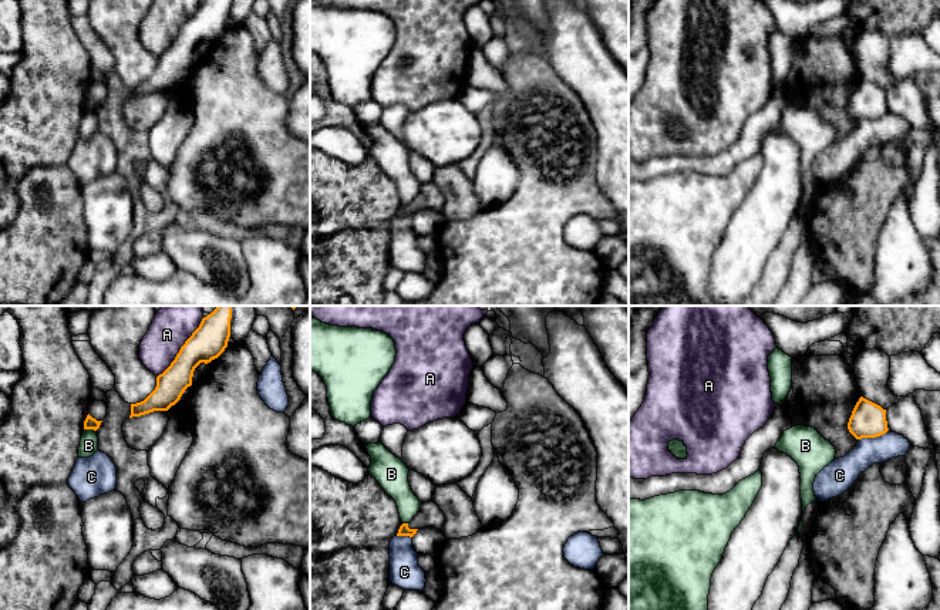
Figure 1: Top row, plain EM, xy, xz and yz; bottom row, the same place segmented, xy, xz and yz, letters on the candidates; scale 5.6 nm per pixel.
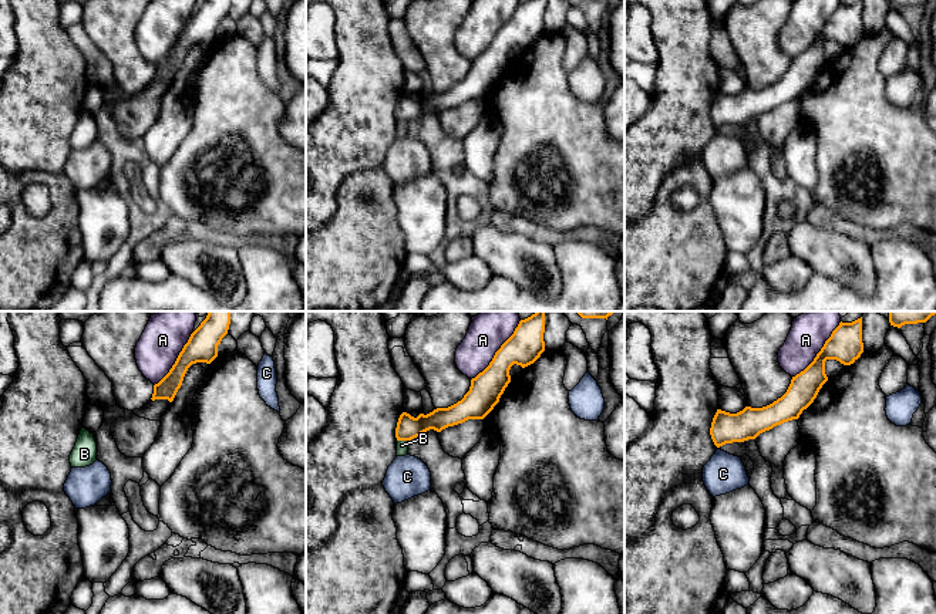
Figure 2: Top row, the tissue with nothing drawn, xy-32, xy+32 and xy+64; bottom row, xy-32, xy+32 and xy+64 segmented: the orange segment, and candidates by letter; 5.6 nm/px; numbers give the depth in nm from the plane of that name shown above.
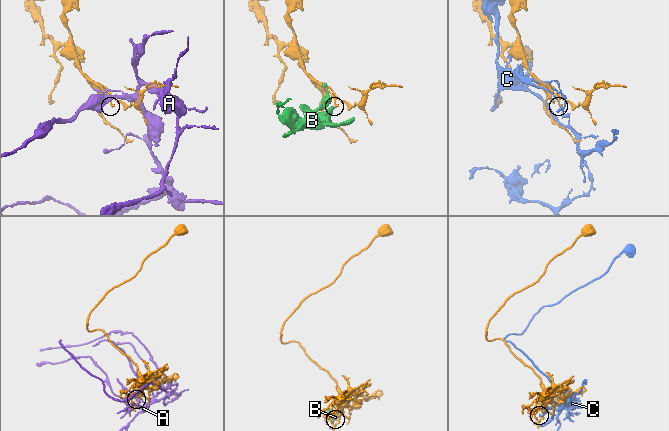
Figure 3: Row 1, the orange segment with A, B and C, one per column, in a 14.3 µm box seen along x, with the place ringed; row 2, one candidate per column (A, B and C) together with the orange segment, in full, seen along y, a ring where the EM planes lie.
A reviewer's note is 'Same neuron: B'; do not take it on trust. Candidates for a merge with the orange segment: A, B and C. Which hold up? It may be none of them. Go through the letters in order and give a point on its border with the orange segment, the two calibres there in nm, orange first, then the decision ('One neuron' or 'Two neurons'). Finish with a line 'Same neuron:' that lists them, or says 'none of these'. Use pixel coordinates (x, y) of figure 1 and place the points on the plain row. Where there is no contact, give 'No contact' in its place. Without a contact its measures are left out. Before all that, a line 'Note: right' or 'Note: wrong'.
Note: wrong
A: Touches orange at xy (181, 30). Thickness 200 nm (orange) against 220 nm. Two neurons
B: Touches orange at xy (90, 110). Thickness 70 nm (orange) against 110 nm. Two neurons
C: Touches orange at yz (873, 118). Thickness 200 nm (orange) against 160 nm. Two neurons
Same neuron: none of these

